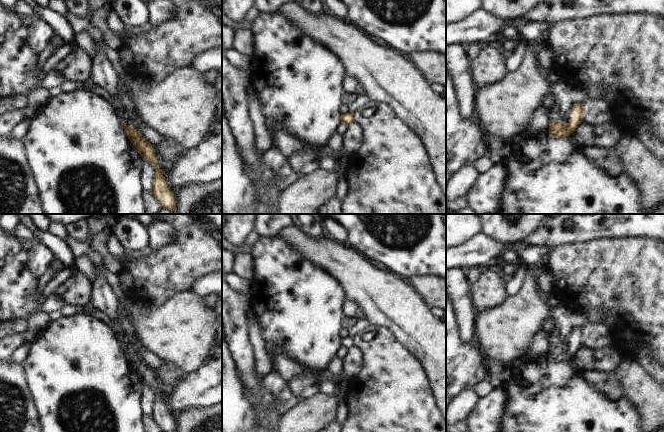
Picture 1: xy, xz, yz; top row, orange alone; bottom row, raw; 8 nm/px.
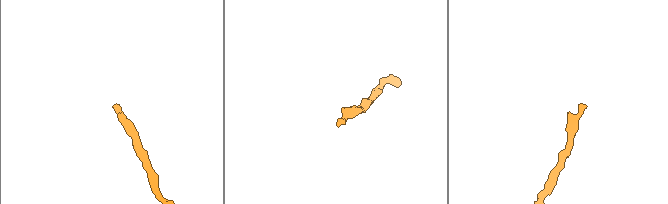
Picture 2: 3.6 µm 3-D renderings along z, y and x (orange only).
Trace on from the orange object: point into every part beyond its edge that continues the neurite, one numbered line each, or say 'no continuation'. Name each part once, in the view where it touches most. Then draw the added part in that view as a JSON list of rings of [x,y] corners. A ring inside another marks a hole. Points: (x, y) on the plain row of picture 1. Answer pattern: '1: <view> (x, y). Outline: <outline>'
1: yz (554, 339). Outline: [[[556,330],[553,331],[552,335],[548,339],[550,345],[559,345],[561,346],[561,340]]]

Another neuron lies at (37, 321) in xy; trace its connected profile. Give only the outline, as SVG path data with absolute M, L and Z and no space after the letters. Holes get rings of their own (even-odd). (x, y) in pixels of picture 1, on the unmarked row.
M33 310L27 317L27 329L23 333L23 338L26 343L33 342L41 332L43 332L51 321L53 316L45 314L41 311Z

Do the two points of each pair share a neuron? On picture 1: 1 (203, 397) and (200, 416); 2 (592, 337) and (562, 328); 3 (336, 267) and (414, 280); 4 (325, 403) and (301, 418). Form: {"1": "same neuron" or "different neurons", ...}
{"1": "different neurons", "2": "same neuron", "3": "different neurons", "4": "same neuron"}

